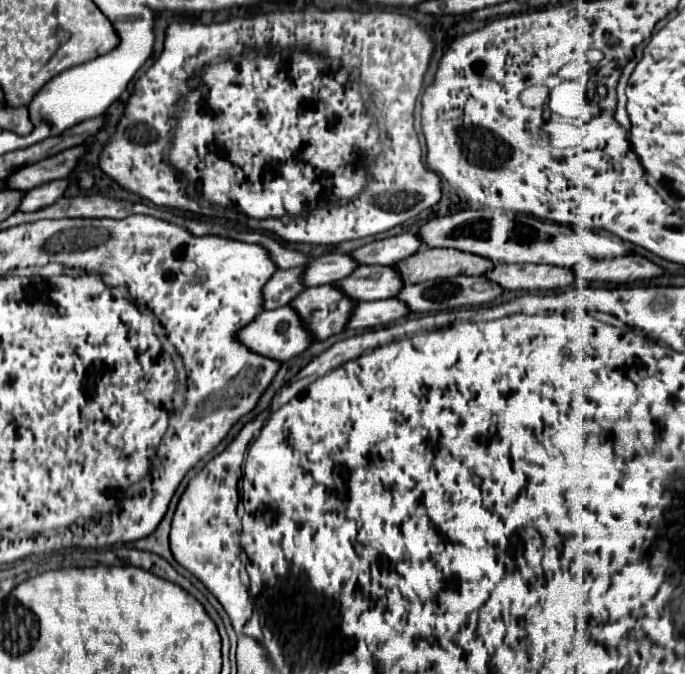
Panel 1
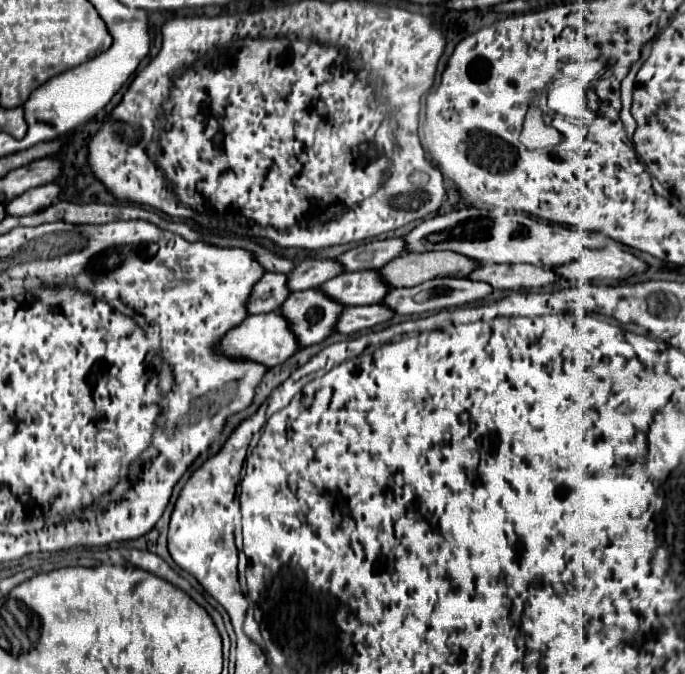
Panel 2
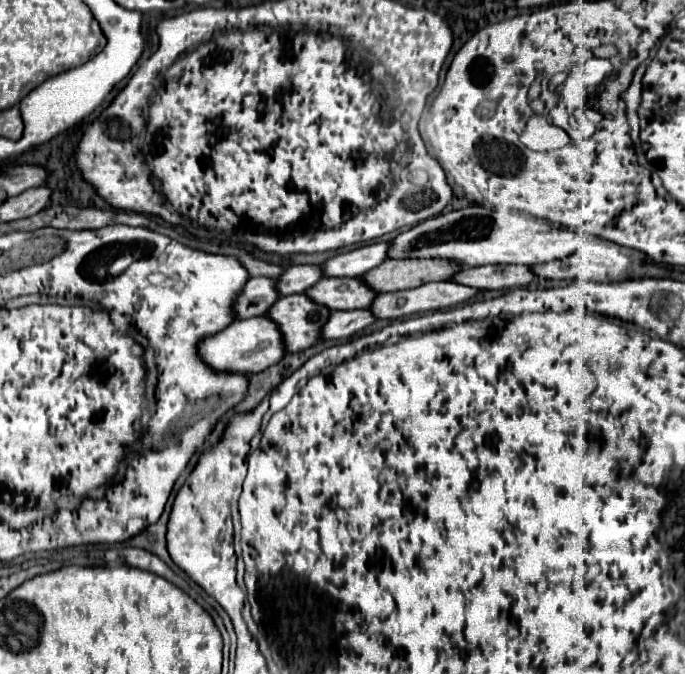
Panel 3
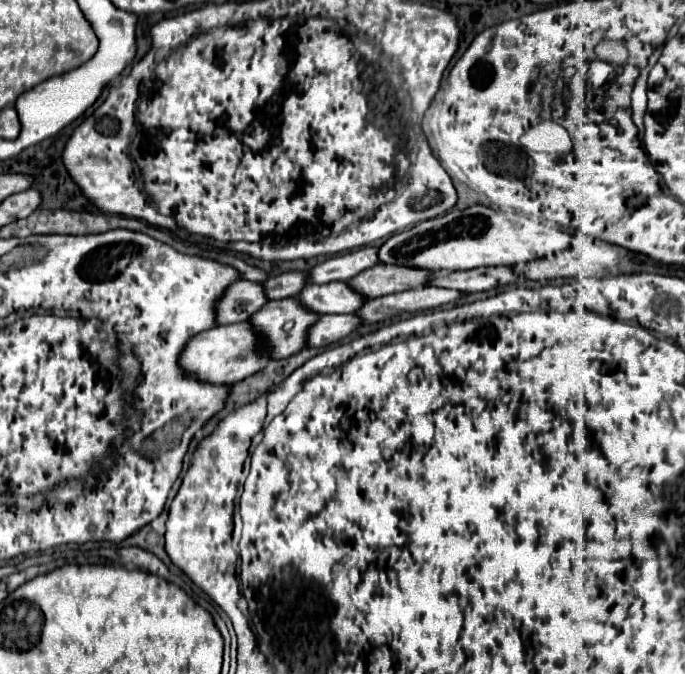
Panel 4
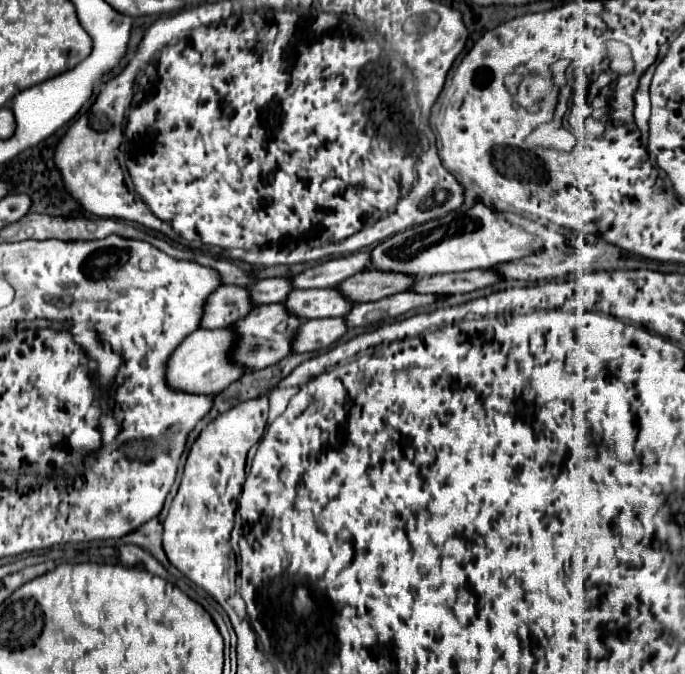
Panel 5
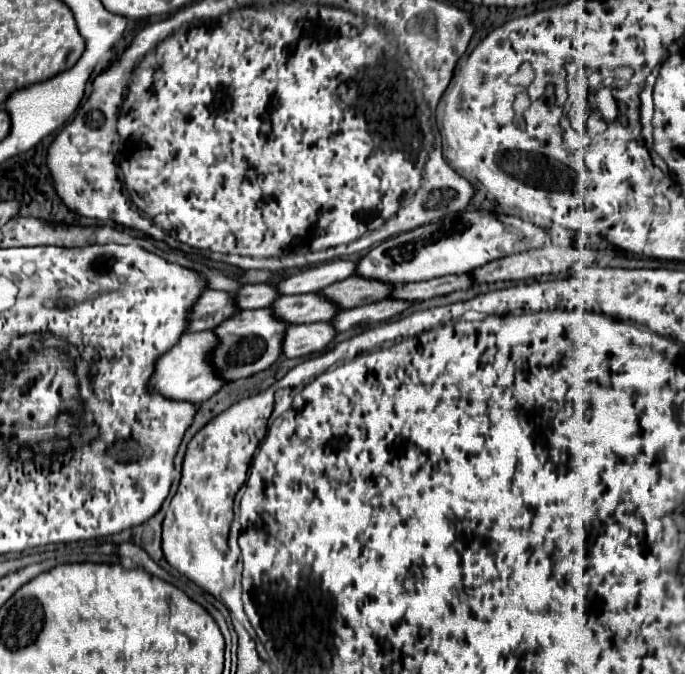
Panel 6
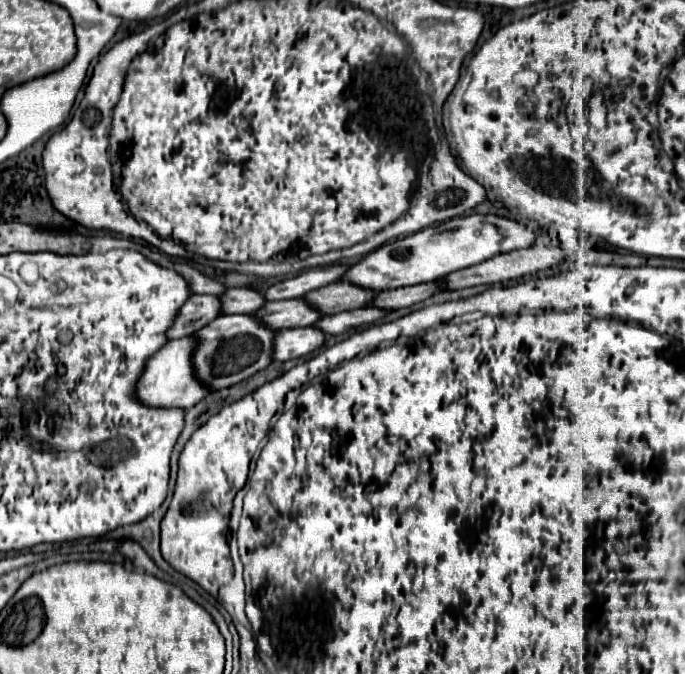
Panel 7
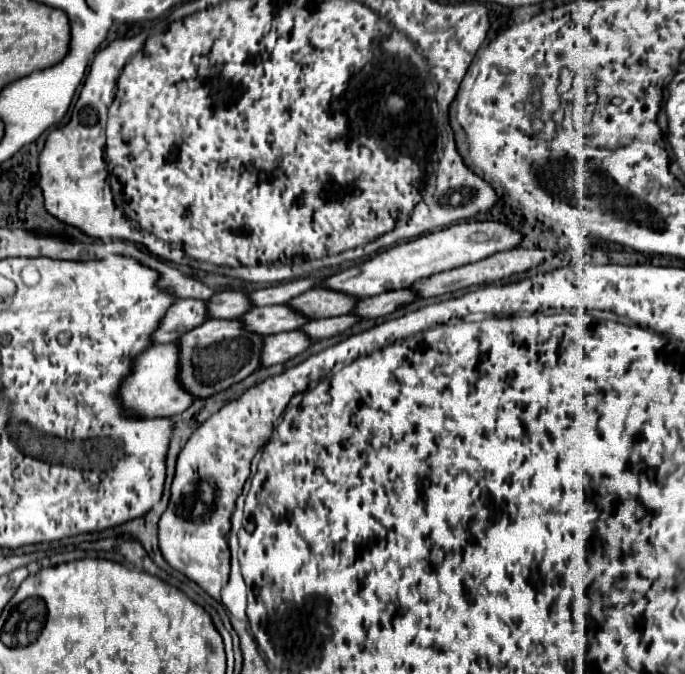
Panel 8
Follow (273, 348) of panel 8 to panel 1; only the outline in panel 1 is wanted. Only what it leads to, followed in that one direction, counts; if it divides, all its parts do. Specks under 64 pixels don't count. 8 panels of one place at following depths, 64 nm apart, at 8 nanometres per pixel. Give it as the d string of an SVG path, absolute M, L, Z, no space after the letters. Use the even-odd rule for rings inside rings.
M386 298L386 300L376 300L376 302L360 302L358 306L354 306L346 328L350 328L350 330L374 328L380 324L394 322L406 314L408 314L408 308L396 298Z

